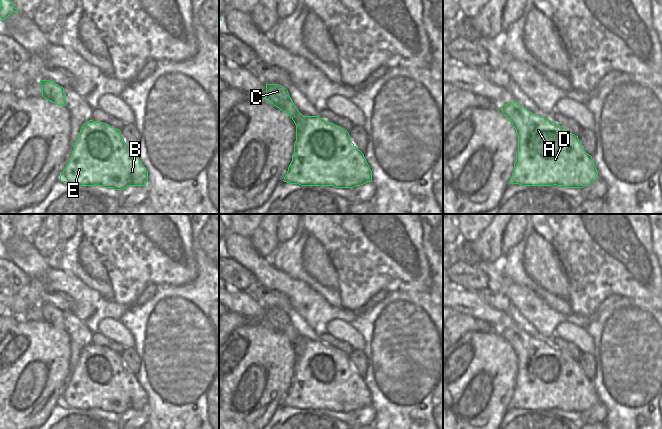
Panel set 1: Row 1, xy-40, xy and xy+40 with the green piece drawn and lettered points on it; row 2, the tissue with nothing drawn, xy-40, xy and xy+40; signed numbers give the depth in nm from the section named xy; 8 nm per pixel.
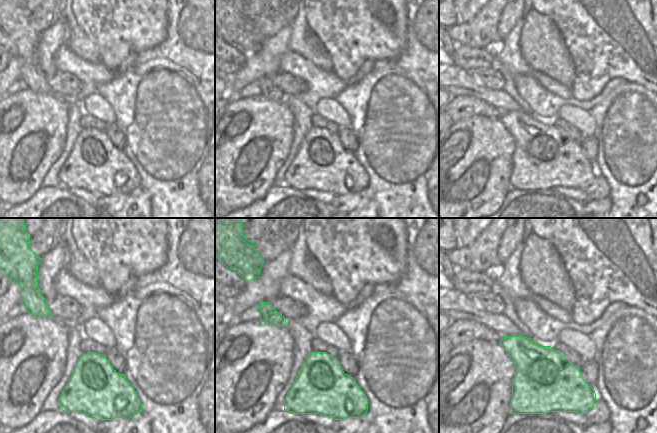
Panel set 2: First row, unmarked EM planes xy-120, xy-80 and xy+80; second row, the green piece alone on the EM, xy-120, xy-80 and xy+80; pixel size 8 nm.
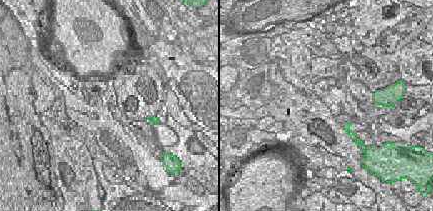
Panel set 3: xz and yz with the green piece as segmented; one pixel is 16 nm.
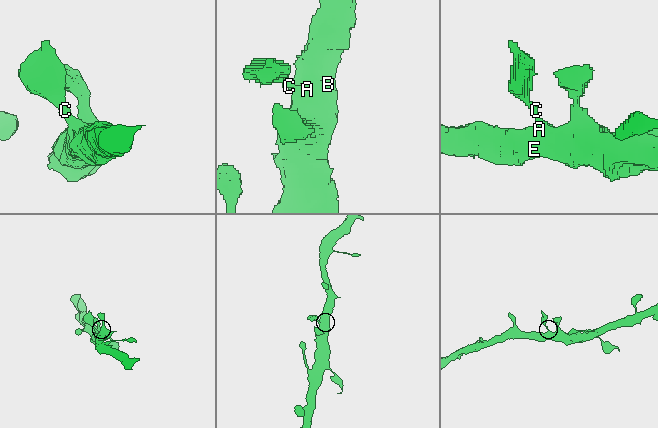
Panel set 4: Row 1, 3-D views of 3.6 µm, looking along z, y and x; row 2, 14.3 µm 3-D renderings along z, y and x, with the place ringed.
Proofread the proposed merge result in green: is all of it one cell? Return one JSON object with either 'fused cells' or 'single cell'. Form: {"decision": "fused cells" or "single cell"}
{"decision": "single cell"}

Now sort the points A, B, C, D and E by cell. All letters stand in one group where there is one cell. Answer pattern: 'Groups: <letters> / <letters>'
Groups: A B C D E.

